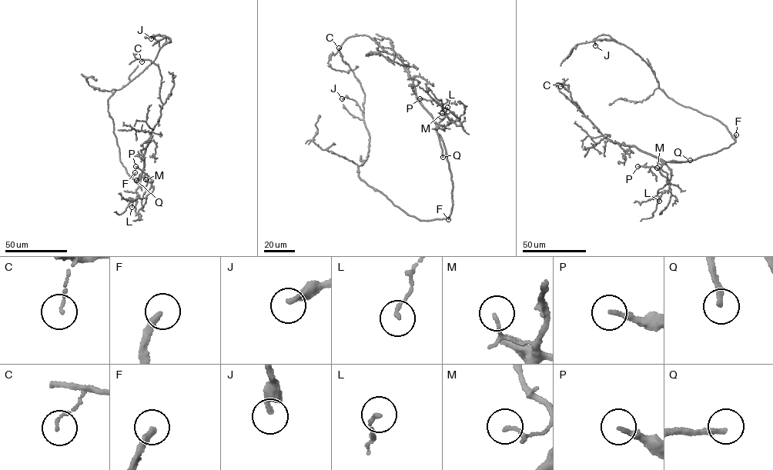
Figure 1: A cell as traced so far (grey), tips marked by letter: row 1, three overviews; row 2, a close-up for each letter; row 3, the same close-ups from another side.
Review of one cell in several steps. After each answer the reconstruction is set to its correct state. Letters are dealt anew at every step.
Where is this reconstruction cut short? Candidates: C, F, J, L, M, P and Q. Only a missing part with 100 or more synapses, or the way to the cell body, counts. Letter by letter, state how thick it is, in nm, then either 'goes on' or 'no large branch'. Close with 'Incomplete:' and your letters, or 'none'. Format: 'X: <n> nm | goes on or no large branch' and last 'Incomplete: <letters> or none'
C: 100 nm | no large branch
F: 240 nm | goes on
J: 240 nm | no large branch
L: 140 nm | no large branch
M: 80 nm | no large branch
P: 220 nm | no large branch
Q: 220 nm | goes on
Incomplete: F, Q

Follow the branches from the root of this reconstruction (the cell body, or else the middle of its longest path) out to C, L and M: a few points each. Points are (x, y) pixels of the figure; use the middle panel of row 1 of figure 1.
C: (450, 214), (453, 188), (445, 147), (431, 114), (417, 98), (402, 58), (364, 34), (349, 36), (339, 48)
L: (450, 214), (453, 204), (451, 173), (436, 129), (436, 125), (444, 129), (450, 121), (446, 113), (447, 107)
M: (450, 214), (453, 204), (451, 173), (445, 147), (435, 122), (443, 119), (446, 114), (442, 113)

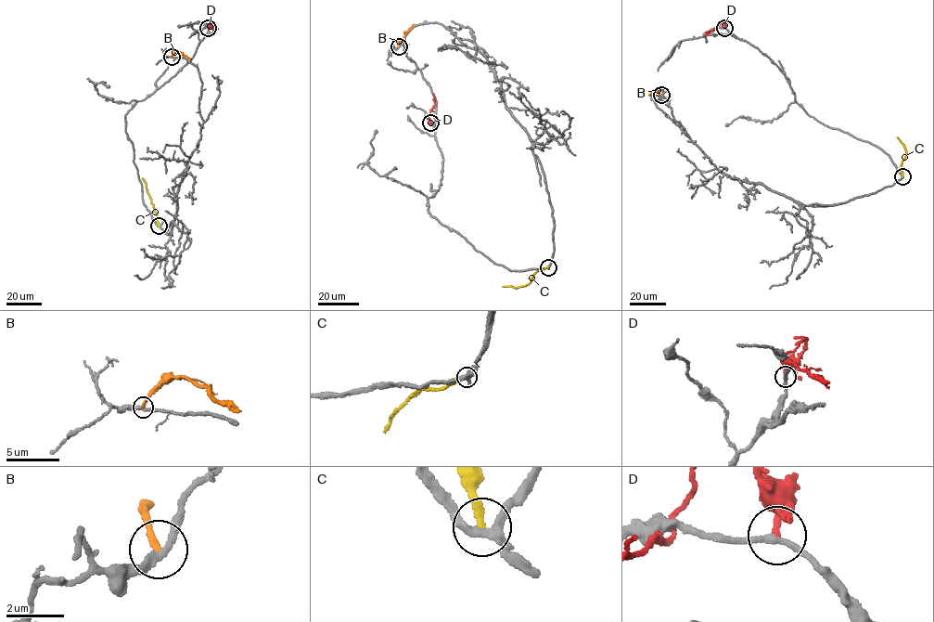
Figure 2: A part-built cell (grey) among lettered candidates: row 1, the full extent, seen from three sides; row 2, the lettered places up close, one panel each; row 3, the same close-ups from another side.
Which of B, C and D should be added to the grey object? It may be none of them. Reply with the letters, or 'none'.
none

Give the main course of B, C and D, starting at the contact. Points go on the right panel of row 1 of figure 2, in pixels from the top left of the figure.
B: (661, 95), (656, 89), (649, 94)
C: (902, 176), (900, 165), (906, 151), (897, 137)
D: (724, 28), (720, 21), (718, 27), (703, 36)

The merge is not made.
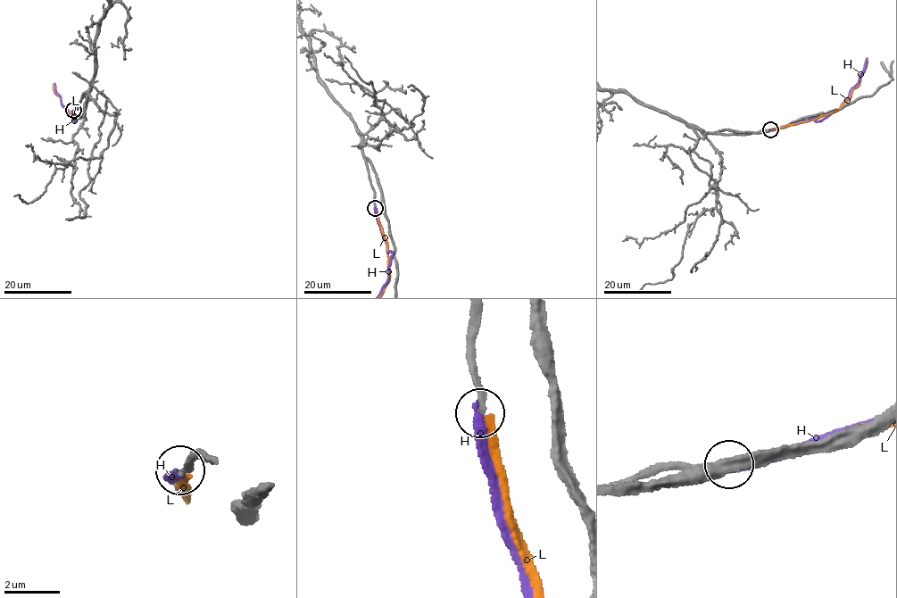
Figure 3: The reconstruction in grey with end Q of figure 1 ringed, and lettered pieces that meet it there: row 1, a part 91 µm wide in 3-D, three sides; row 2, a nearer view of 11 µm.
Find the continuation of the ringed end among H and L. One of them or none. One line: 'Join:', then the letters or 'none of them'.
Join: none of them

